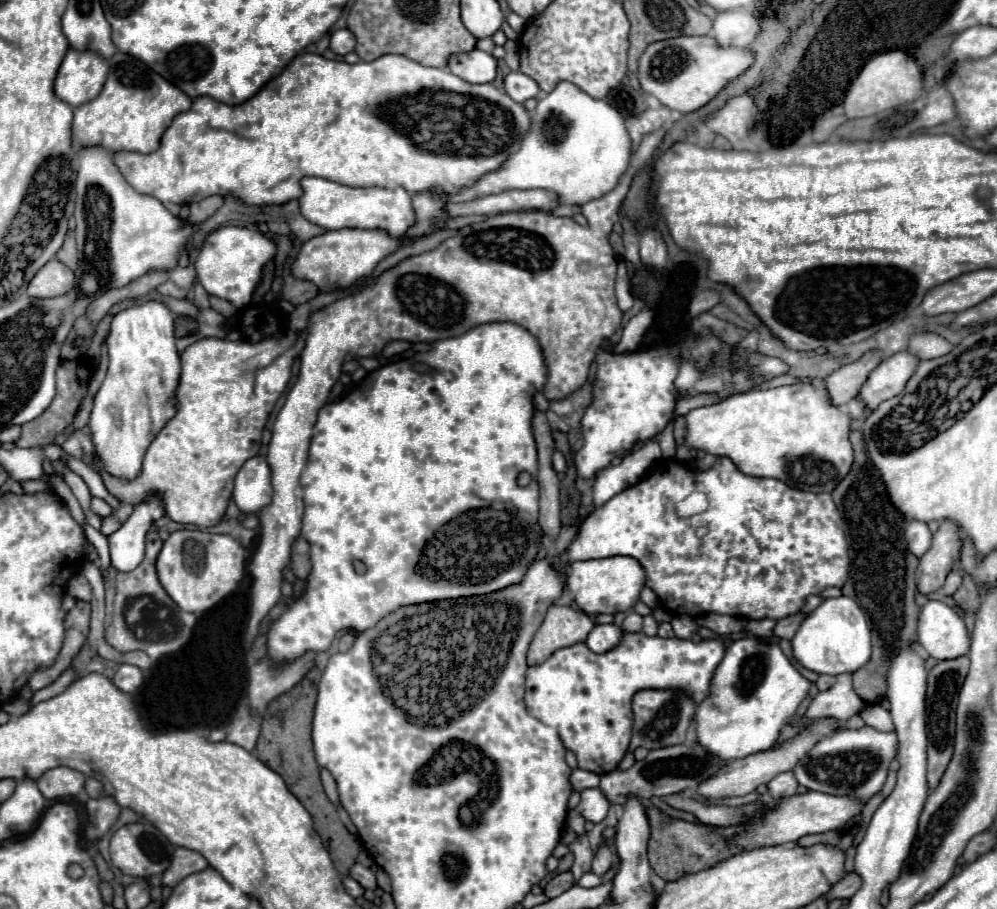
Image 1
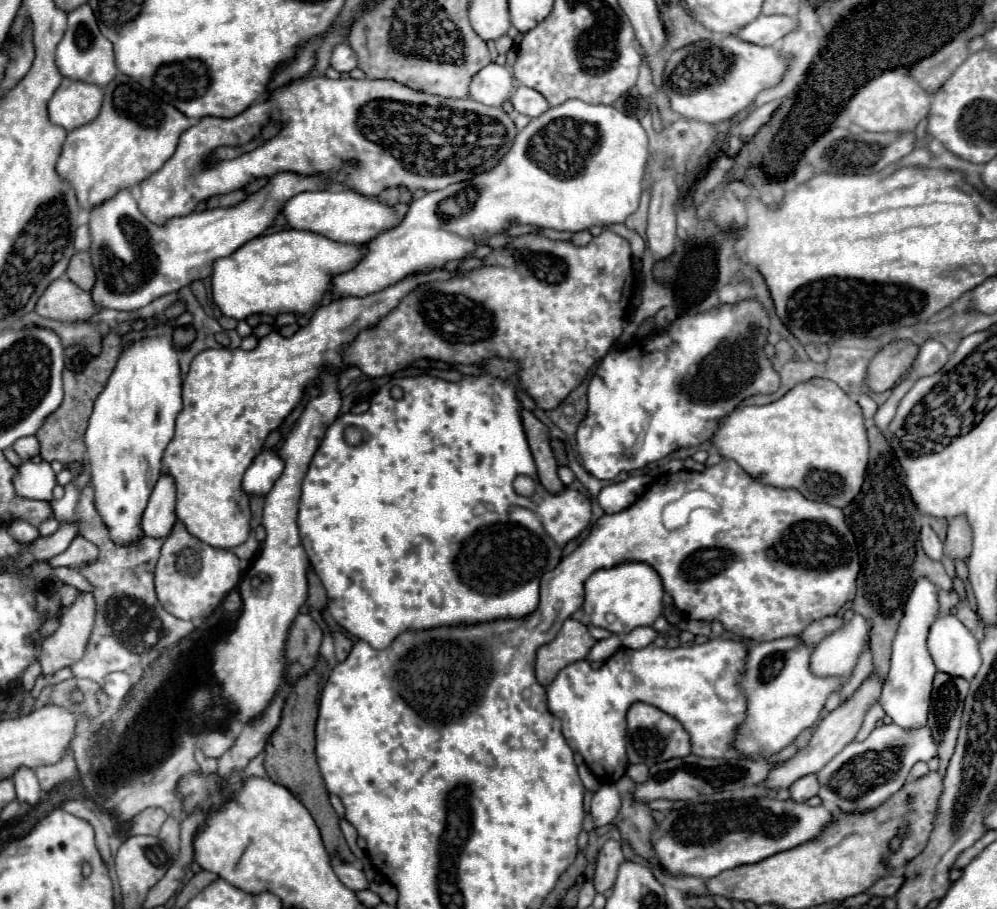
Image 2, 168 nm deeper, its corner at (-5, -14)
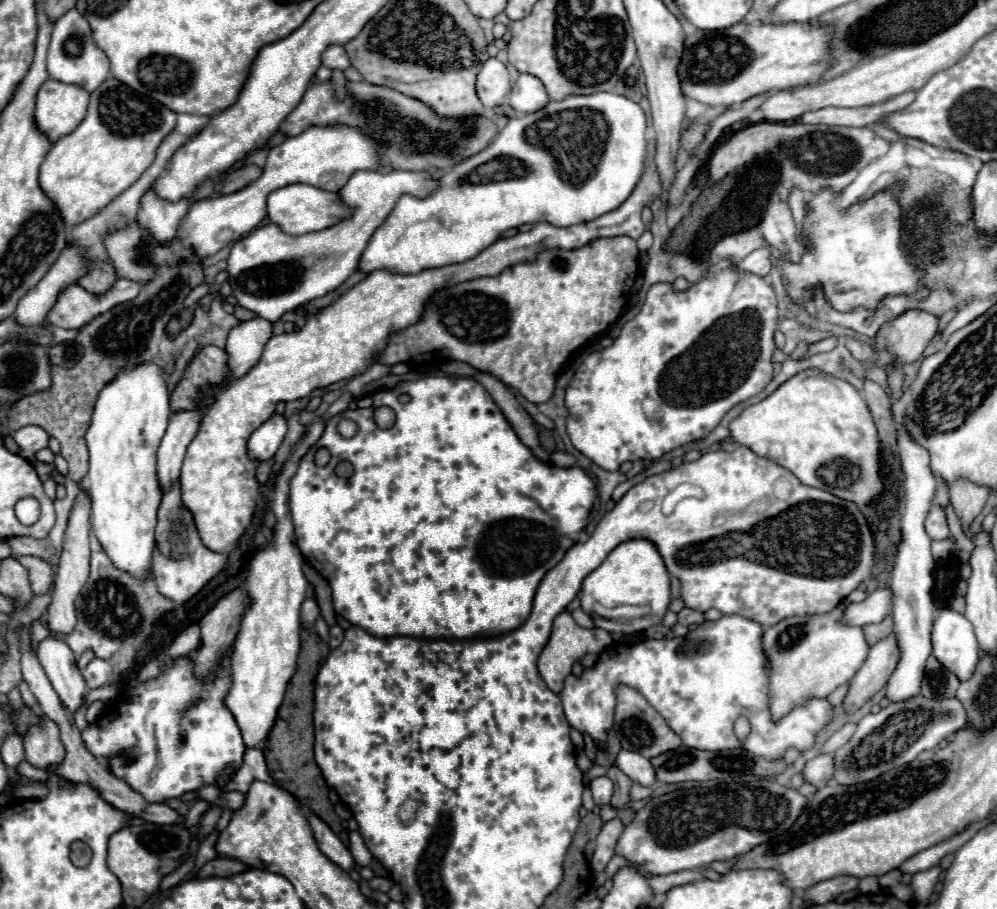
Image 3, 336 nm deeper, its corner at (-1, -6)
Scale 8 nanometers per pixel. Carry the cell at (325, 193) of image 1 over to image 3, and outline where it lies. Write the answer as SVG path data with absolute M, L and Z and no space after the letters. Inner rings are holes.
M289 184L269 194L267 198L267 212L273 224L279 224L287 234L305 234L315 230L331 228L333 224L351 216L351 208L341 200L337 192L327 192L309 184Z

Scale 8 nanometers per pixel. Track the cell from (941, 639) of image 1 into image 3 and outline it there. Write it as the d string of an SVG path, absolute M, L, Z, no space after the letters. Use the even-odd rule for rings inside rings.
M943 608L937 612L933 630L931 630L931 642L933 642L933 656L959 680L969 680L977 660L979 660L979 644L975 640L975 632L971 628L971 622L951 610Z

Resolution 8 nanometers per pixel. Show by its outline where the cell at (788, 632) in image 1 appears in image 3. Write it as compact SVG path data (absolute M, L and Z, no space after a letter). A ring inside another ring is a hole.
M875 590L859 604L849 604L841 622L847 626L865 626L881 622L891 610L891 590Z

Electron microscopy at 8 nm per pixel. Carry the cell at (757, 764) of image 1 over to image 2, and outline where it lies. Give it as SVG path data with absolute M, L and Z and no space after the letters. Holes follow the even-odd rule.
M871 672L863 682L861 686L833 712L829 712L821 724L817 726L815 734L811 736L807 748L803 748L801 752L797 752L789 762L783 762L783 764L775 764L773 770L769 772L769 778L763 782L765 786L769 788L789 788L795 780L799 780L801 776L807 776L807 774L815 774L819 772L819 768L823 768L835 754L839 754L849 742L853 742L855 734L859 732L861 724L863 724L863 718L865 718L865 710L869 710L881 696L881 686L883 686L883 678L877 674L877 672Z

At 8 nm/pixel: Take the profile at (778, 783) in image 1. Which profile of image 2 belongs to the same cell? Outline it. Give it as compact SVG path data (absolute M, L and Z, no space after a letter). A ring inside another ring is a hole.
M817 774L799 778L795 784L791 784L789 790L791 790L791 798L793 798L793 800L797 800L797 802L807 802L811 796L817 796L817 792L819 792Z

